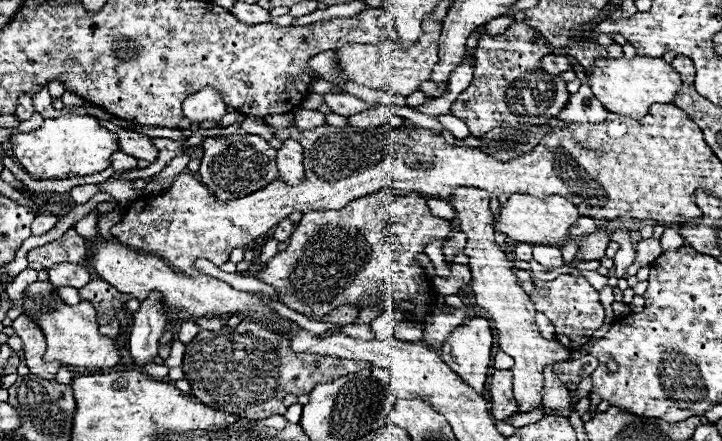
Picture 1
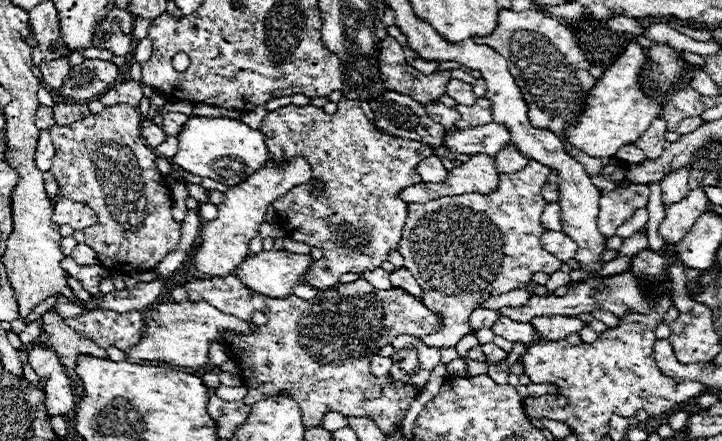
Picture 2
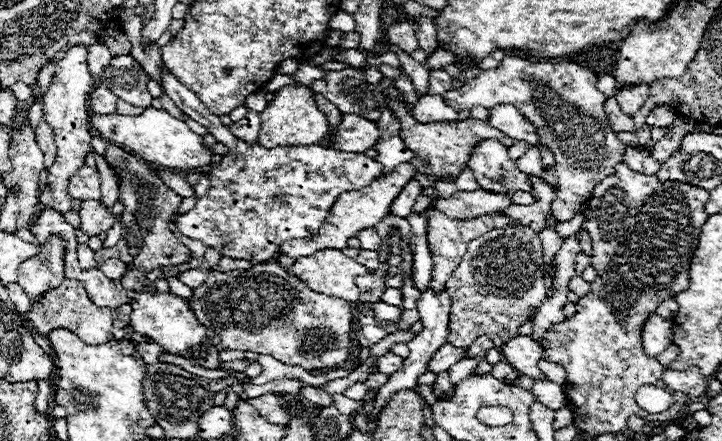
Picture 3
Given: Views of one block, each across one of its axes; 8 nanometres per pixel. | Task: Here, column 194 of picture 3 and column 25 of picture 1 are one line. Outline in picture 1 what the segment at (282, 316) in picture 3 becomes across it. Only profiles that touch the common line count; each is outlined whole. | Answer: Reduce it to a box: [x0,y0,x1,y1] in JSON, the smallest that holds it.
[22,280,120,368]

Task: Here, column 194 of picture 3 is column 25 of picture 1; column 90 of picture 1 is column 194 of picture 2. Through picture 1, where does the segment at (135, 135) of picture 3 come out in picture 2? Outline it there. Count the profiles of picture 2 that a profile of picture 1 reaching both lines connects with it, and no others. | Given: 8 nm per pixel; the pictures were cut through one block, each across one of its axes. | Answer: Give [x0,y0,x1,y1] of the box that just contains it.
[172,116,268,186]

